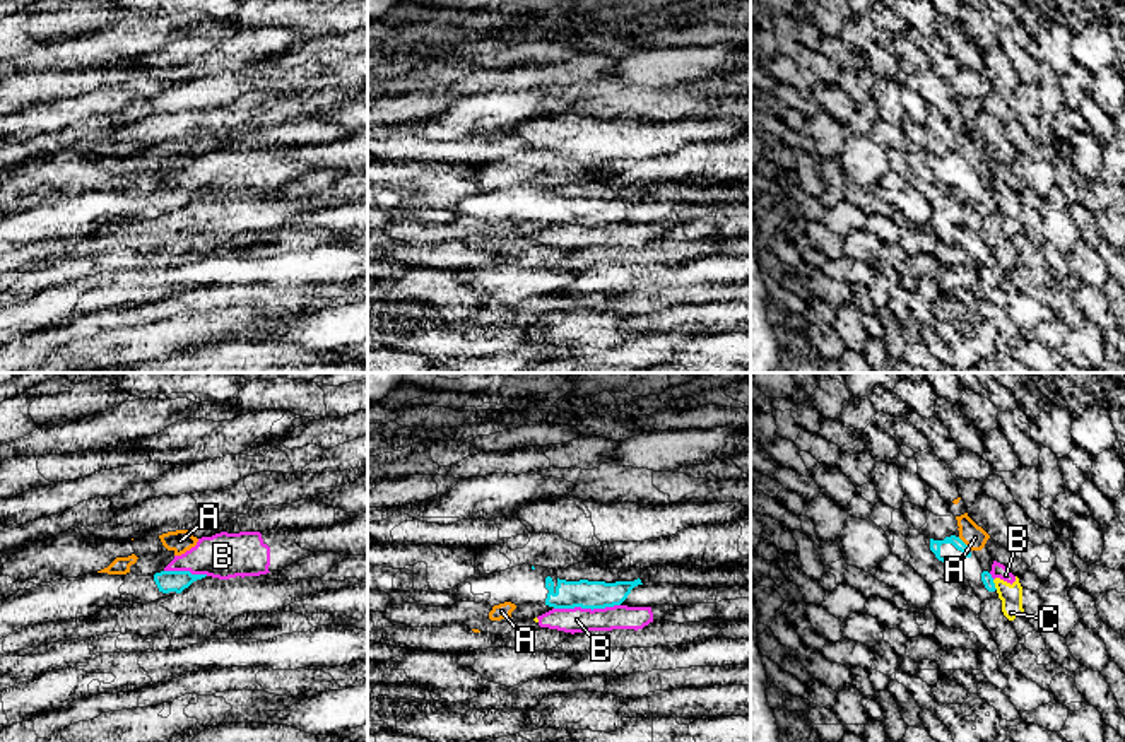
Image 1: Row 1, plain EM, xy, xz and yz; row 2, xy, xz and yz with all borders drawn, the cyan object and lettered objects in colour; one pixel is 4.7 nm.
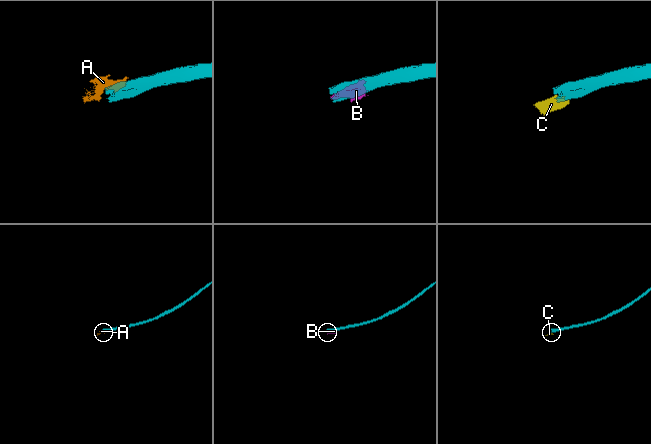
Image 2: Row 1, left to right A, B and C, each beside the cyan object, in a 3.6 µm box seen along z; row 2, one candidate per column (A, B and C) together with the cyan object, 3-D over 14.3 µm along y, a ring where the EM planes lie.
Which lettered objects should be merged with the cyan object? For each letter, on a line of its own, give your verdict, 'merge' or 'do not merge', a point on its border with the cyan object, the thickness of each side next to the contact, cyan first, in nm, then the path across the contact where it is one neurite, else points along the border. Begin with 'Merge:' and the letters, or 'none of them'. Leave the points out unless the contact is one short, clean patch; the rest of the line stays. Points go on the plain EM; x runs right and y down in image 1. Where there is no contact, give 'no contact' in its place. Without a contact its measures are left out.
Merge: none of them
A: do not merge | yz (963, 159) | 50/110 nm | along yz (958, 154), (970, 164)
B: do not merge | xz (587, 224) | 130/120 nm
C: do not merge | yz (994, 202) | 50/110 nm

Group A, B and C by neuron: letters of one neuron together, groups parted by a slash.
A / B C

